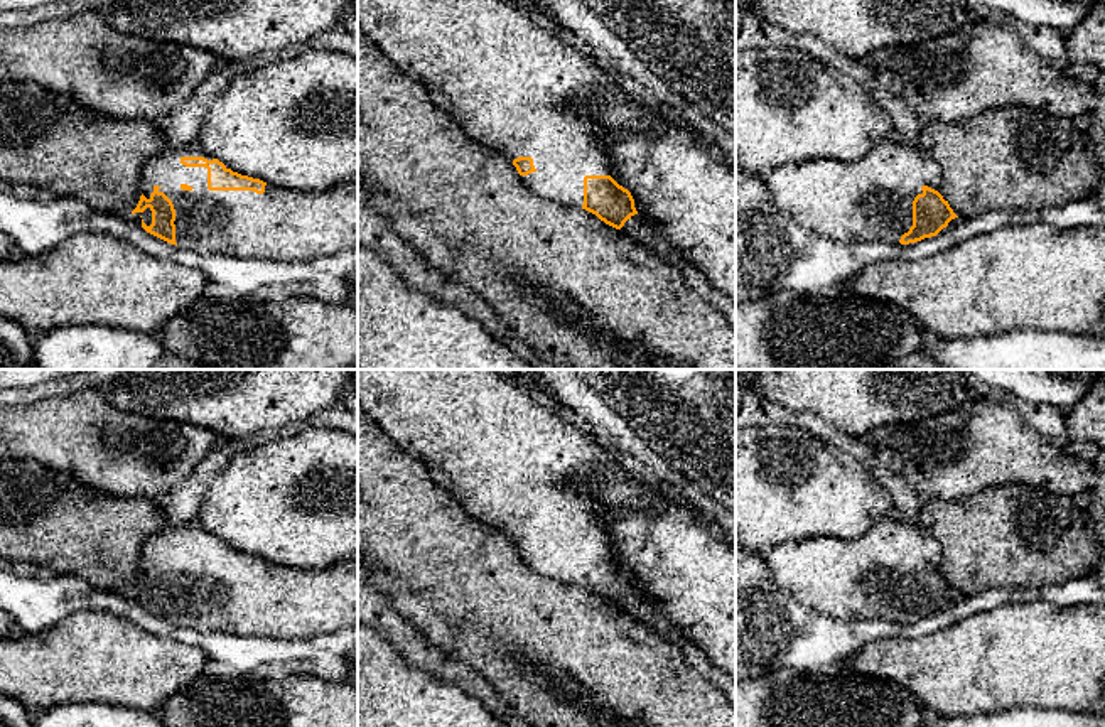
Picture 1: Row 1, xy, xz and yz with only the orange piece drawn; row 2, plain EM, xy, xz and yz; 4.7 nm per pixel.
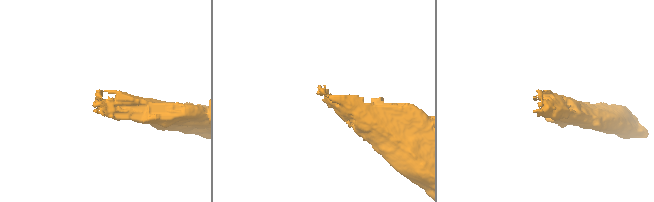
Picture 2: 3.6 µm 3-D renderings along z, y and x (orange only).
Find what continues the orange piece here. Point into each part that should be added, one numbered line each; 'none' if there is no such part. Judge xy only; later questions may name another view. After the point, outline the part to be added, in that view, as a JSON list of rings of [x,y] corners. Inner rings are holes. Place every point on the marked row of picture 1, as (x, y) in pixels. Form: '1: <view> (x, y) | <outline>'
1: xy (287, 225) | [[[197,145],[172,148],[167,147],[162,152],[155,153],[142,170],[142,194],[150,199],[154,187],[159,186],[159,192],[164,192],[174,204],[175,209],[175,243],[179,248],[196,250],[204,255],[228,255],[236,258],[267,258],[267,260],[280,260],[280,261],[309,261],[317,256],[327,256],[334,253],[358,250],[358,179],[351,179],[342,182],[332,189],[326,191],[297,191],[287,189],[282,186],[267,184],[263,194],[256,194],[253,191],[209,191],[208,189],[208,169],[206,167],[186,167],[181,164],[182,157],[204,157],[213,160],[209,153],[202,152]]]

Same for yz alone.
1: yz (871, 199) | [[[899,138],[877,143],[862,159],[845,164],[835,159],[811,159],[806,162],[778,165],[764,184],[773,206],[790,214],[805,229],[838,243],[892,241],[913,226],[913,201],[928,186],[940,191],[941,169],[928,152]]]

